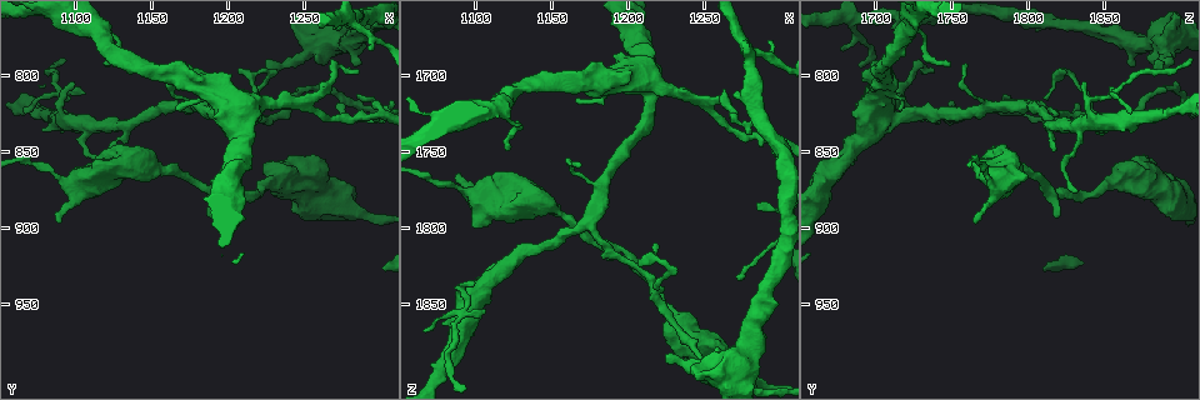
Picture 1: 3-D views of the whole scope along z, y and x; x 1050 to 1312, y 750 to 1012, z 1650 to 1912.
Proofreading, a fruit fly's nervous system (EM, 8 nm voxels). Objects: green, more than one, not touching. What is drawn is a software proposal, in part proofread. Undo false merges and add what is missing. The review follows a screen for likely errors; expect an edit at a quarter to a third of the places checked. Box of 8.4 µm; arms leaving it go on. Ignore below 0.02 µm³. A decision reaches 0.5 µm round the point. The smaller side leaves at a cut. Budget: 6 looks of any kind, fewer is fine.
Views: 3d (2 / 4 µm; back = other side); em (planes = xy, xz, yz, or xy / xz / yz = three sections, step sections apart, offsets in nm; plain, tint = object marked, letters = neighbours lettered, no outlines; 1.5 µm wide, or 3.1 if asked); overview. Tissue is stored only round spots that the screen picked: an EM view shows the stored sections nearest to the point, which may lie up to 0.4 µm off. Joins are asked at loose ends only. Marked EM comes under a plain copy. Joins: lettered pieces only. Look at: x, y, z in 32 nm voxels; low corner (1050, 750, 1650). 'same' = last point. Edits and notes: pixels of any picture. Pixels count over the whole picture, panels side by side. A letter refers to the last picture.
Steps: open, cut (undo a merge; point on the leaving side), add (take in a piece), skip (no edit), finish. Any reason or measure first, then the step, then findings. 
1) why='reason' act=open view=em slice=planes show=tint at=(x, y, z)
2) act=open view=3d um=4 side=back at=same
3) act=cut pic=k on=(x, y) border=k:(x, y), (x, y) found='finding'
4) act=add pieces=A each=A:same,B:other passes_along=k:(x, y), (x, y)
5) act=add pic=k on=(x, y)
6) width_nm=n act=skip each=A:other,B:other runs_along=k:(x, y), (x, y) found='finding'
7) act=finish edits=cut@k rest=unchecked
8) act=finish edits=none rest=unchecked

why='branch stops here' act=open view=em slice=planes show=letters at=(1274, 818, 1832)

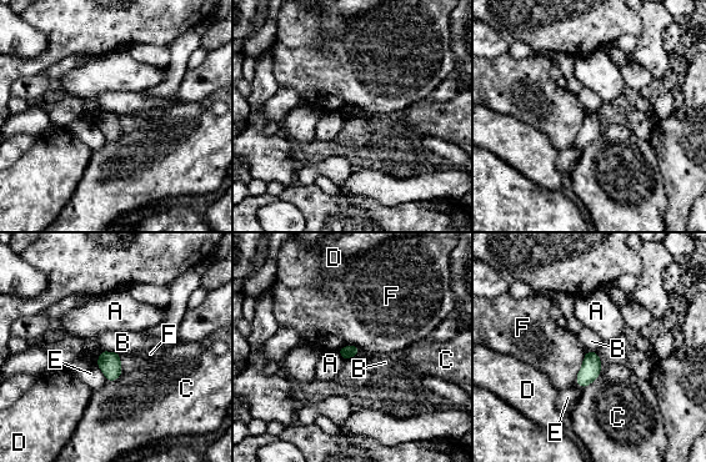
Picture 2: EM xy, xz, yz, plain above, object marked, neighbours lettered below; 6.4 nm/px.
width_nm=80 act=skip each=A:other,B:other,C:other,D:other,E:other,F:other border=2:(101, 350), (120, 353) found='none of them fits'

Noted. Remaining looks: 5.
why='an open end' act=open view=3d um=2 at=(1224, 794, 1884)

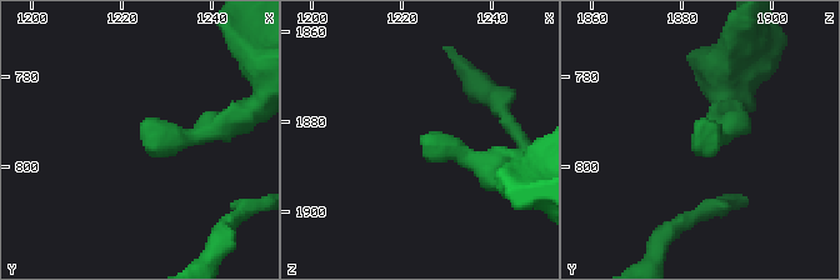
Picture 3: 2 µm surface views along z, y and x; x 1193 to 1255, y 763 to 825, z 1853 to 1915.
act=open view=em slice=xz step=4 show=tint at=(1224, 796, 1883)

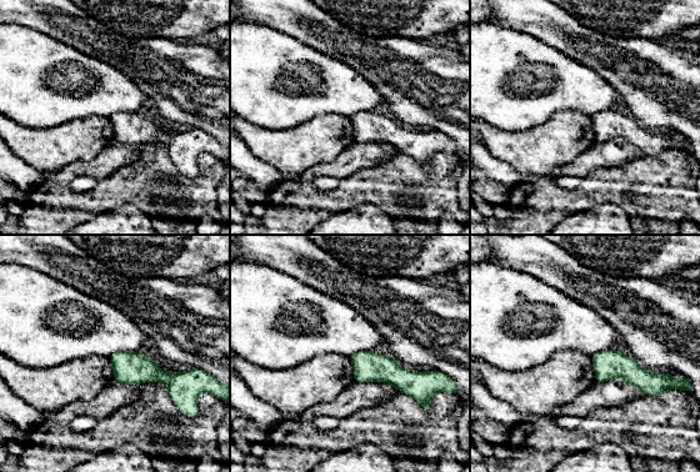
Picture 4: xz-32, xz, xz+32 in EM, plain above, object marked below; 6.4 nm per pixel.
act=open view=em slice=planes show=letters at=same

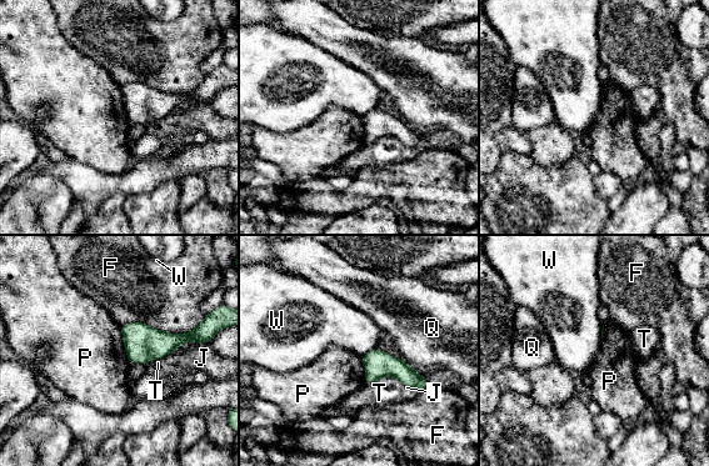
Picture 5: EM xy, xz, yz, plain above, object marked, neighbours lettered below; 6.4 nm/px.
act=skip each=F:other,J:other,P:other,Q:other,T:other,W:other border=5:(377, 347), (362, 356) found='no lettered piece goes on from it'

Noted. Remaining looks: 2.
why='thin end' act=open view=3d um=4 side=back at=(1090, 898, 1764)

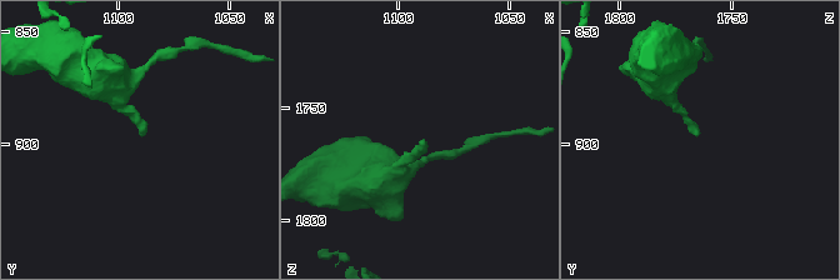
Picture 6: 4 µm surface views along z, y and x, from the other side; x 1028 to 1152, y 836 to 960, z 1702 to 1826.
why='need the tissue' act=open view=em slice=planes show=letters at=(1089, 897, 1766)

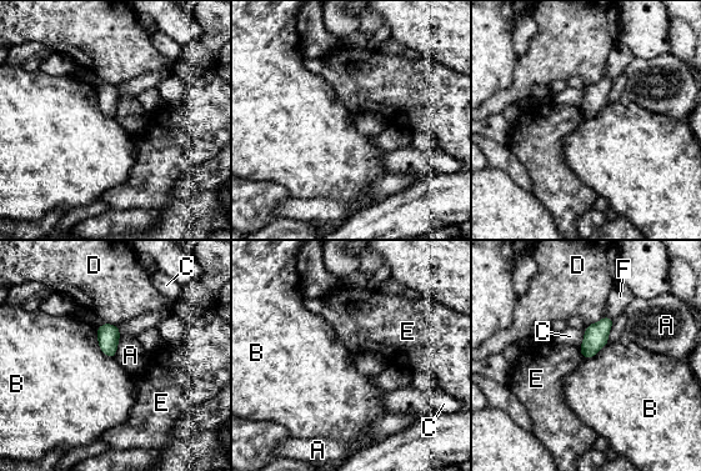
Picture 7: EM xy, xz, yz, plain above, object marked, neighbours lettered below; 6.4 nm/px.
act=skip each=A:other,B:other,C:other,D:other,E:other,F:other border=7:(96, 329), (99, 347), (114, 357) found='none of them fits'

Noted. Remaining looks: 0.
act=finish edits=none rest=unchecked

